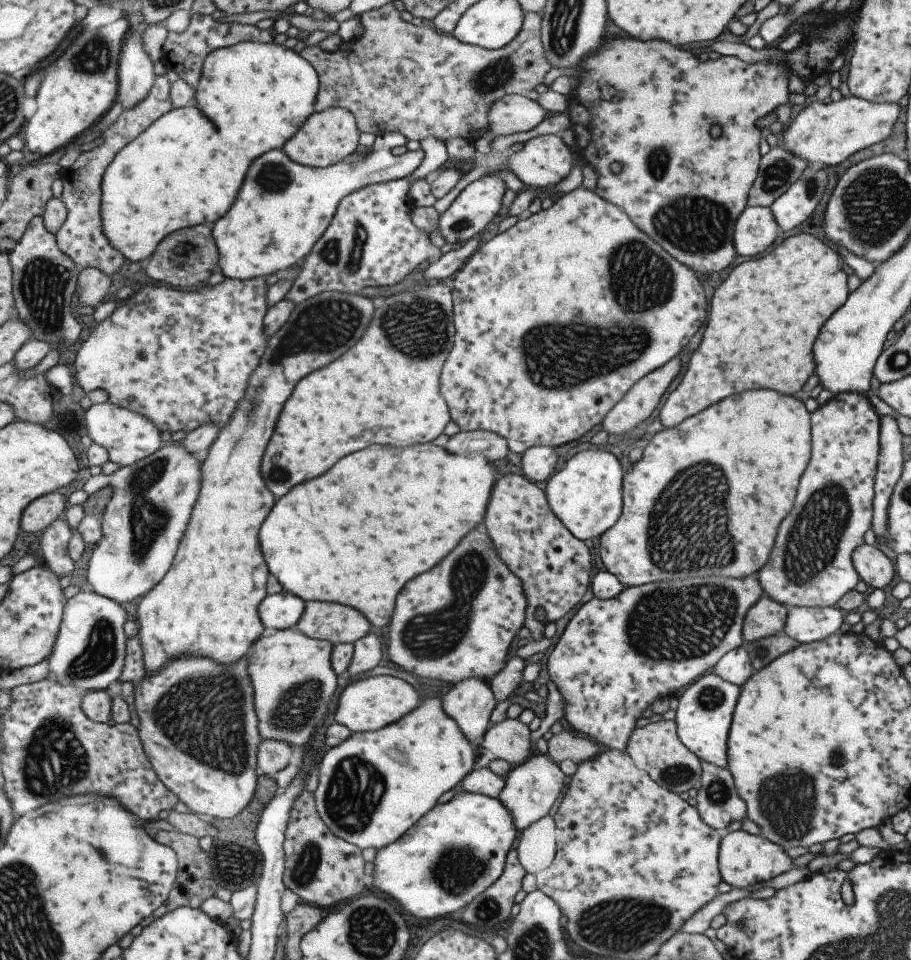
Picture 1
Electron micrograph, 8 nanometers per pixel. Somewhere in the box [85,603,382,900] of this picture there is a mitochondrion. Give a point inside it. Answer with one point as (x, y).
(204, 714)

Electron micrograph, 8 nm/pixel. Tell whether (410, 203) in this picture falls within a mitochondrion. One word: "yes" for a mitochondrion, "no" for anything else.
no

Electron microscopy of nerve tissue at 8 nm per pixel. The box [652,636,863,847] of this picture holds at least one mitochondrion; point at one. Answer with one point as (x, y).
(786, 799)

